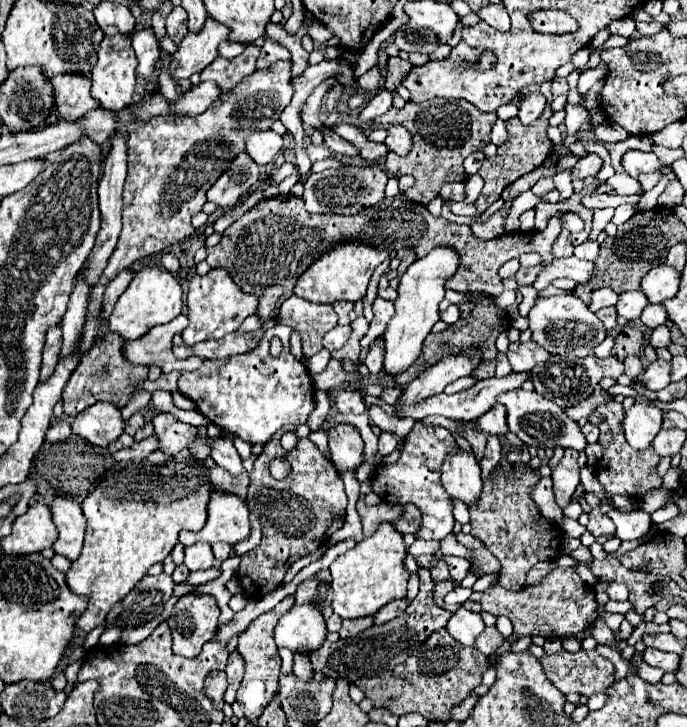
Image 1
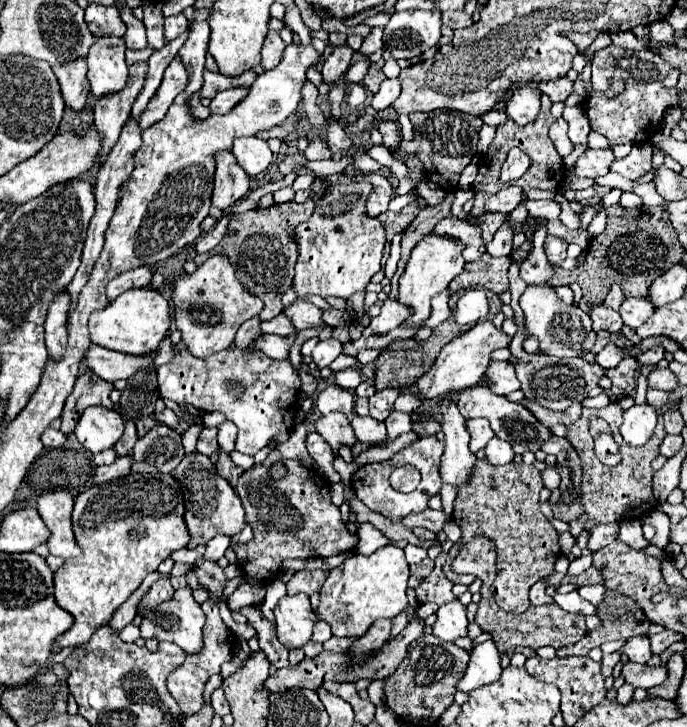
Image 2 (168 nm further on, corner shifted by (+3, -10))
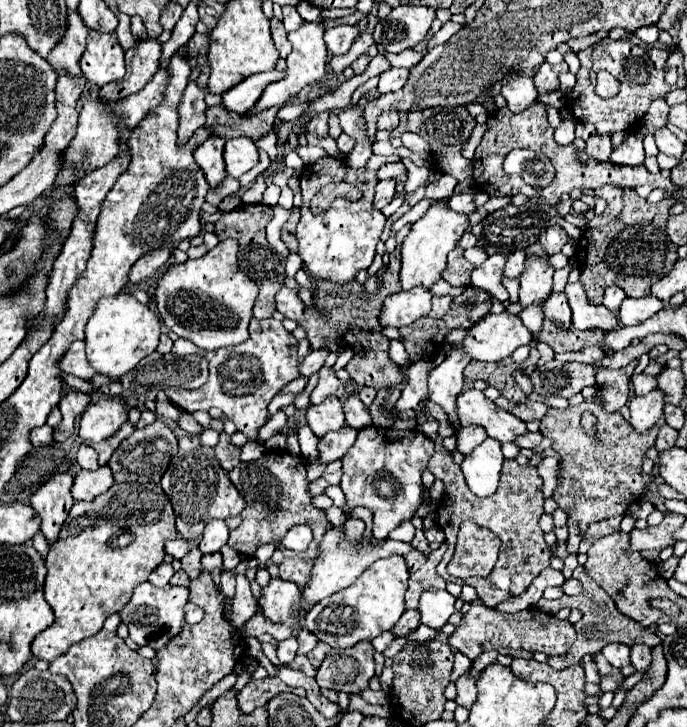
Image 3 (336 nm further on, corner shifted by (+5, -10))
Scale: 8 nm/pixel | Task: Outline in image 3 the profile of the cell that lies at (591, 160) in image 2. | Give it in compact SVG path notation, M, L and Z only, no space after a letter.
M591 136L587 140L587 148L585 148L587 156L593 156L593 160L609 160L609 154L613 152L613 146L611 146L611 138L609 136Z

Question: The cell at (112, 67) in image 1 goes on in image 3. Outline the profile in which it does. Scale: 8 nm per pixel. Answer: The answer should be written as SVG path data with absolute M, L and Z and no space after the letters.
M89 30L87 48L81 56L81 70L83 76L99 88L109 82L121 80L125 76L125 62L117 34Z

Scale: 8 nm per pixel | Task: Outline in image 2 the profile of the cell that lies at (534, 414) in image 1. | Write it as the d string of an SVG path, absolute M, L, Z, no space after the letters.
M481 384L465 388L459 394L457 406L459 406L459 412L461 412L461 416L465 420L471 420L471 418L485 418L485 420L489 420L491 422L491 430L495 432L495 436L505 440L505 442L509 442L517 454L523 454L527 450L537 450L537 448L541 448L541 444L545 440L551 438L551 432L527 408L523 408L517 402L509 402L507 398L495 394L493 390L481 386Z

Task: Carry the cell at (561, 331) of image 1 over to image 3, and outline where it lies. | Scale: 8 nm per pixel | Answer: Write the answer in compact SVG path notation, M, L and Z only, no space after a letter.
M527 260L519 288L521 308L527 308L531 304L543 308L551 292L553 292L553 266L547 260Z

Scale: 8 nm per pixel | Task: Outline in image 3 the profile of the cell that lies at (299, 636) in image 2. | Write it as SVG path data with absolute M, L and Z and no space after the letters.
M273 578L267 588L261 590L259 600L265 618L273 624L283 624L293 630L301 630L301 622L307 612L301 612L301 590L293 582Z

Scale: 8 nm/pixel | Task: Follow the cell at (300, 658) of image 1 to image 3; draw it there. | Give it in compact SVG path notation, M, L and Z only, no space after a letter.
M287 638L287 640L279 642L277 654L279 654L279 660L283 664L289 664L295 658L295 654L297 654L297 640L295 638Z

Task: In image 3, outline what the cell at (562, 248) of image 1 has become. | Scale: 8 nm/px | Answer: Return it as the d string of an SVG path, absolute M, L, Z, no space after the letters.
M551 226L551 228L547 228L547 232L541 234L539 242L541 242L543 250L551 256L551 254L561 252L561 248L569 242L569 236L561 226Z

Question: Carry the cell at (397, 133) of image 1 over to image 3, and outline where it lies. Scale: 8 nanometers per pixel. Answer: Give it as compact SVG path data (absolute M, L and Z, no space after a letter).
M383 112L377 120L379 130L395 130L399 126L399 114L397 112Z

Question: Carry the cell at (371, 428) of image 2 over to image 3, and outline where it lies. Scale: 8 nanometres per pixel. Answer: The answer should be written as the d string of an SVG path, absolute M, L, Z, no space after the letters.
M343 426L337 432L327 432L321 440L319 440L319 460L321 462L333 462L339 460L347 454L347 450L353 446L353 440L357 440L357 428L351 426Z

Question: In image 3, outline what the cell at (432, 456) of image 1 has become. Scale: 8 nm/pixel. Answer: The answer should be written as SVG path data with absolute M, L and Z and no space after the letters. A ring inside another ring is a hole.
M375 426L361 428L357 442L349 448L347 456L343 458L341 488L347 498L343 510L347 512L355 506L369 508L373 512L373 538L387 538L387 534L395 530L401 522L411 520L417 508L423 504L421 476L427 470L427 462L433 456L433 452L433 440L419 430L379 432L379 428ZM396 486L399 486L399 490Z

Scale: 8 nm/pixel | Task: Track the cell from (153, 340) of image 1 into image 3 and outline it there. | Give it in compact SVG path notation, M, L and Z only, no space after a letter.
M77 340L75 344L71 344L71 348L65 352L59 366L63 372L79 376L83 380L91 380L95 376L93 366L89 364L89 360L85 356L85 342L83 340Z

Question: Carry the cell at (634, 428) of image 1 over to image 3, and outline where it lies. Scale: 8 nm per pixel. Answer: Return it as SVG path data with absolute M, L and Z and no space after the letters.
M653 390L641 398L635 396L629 402L629 410L631 410L629 424L633 432L647 432L649 428L653 428L659 416L663 414L663 406L665 406L665 400L663 400L661 390Z

